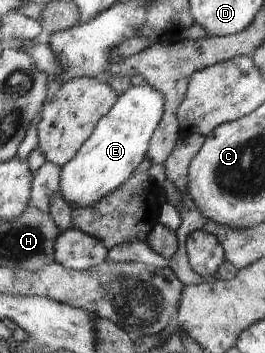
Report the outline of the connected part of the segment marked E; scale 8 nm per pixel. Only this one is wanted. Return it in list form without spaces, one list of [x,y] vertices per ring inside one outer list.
[[[148,83],[141,87],[132,86],[128,91],[118,95],[114,107],[96,124],[95,131],[79,149],[78,155],[61,167],[58,191],[69,207],[72,205],[90,208],[112,190],[118,189],[135,172],[147,157],[152,134],[162,119],[164,104],[165,97]]]

